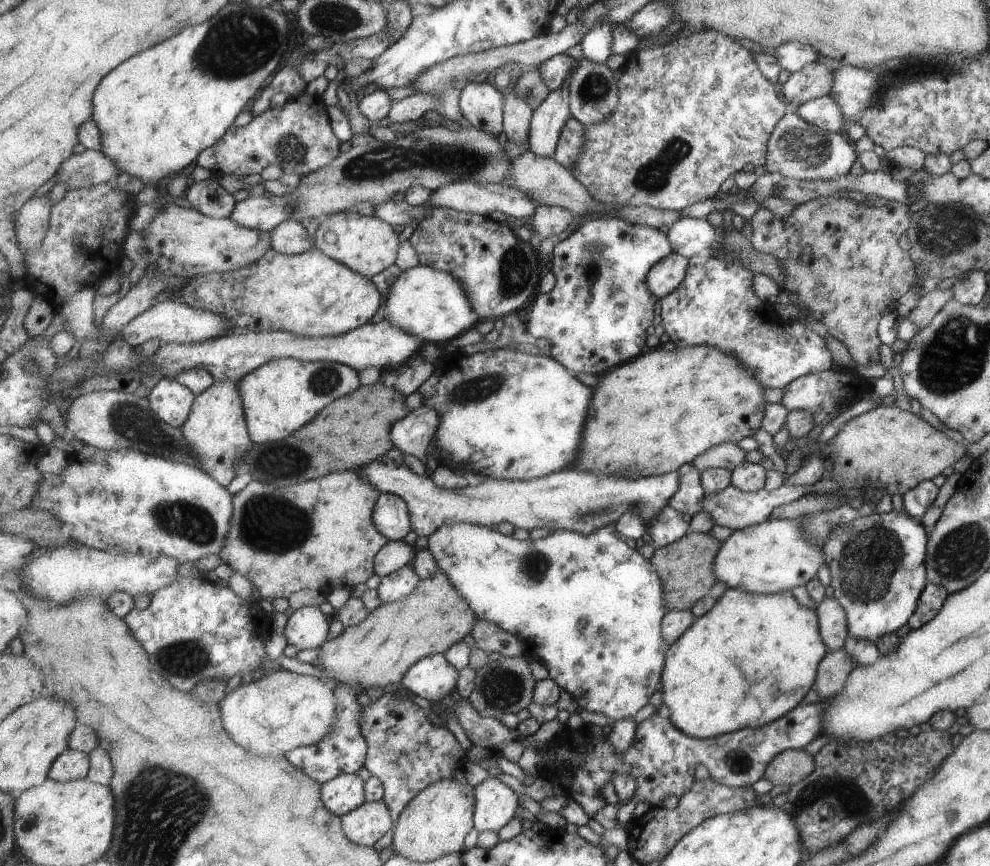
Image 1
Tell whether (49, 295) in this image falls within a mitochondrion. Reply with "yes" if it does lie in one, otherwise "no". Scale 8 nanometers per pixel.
no

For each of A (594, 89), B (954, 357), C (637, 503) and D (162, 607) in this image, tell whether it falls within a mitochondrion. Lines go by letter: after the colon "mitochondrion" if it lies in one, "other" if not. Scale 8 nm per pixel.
A: mitochondrion
B: mitochondrion
C: mitochondrion
D: other

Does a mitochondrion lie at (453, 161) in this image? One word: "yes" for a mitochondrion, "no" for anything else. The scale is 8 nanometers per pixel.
yes

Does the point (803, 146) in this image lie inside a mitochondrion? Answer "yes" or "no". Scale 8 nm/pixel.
yes

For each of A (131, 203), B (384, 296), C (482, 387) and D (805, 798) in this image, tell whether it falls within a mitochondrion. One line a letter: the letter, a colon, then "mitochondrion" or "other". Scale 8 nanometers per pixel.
A: other
B: other
C: mitochondrion
D: mitochondrion

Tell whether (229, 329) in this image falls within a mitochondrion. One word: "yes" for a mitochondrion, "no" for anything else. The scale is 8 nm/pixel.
no

